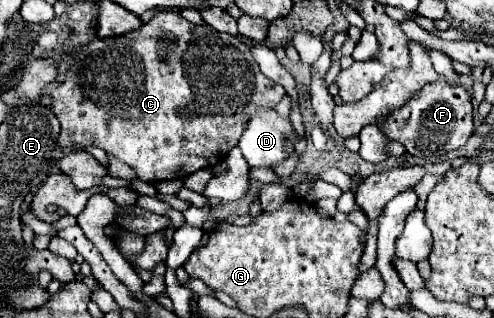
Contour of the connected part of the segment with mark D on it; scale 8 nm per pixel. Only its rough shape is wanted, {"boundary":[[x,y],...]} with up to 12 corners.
{"boundary":[[274,108],[244,124],[238,146],[252,168],[294,152],[294,128]]}

